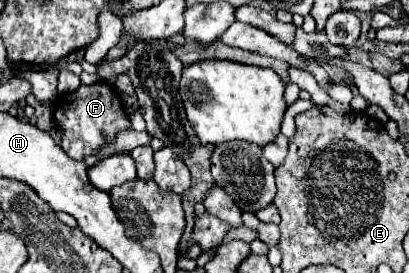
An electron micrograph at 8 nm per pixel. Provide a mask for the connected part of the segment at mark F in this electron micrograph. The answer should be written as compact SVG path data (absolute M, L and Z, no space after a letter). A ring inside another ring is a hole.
M97 82L91 86L81 84L75 92L65 94L65 98L61 94L55 102L53 118L55 118L57 126L63 130L61 148L73 160L83 160L85 156L93 154L103 144L109 144L119 130L131 128L131 122L123 108L121 98L117 96L115 88L107 82Z

